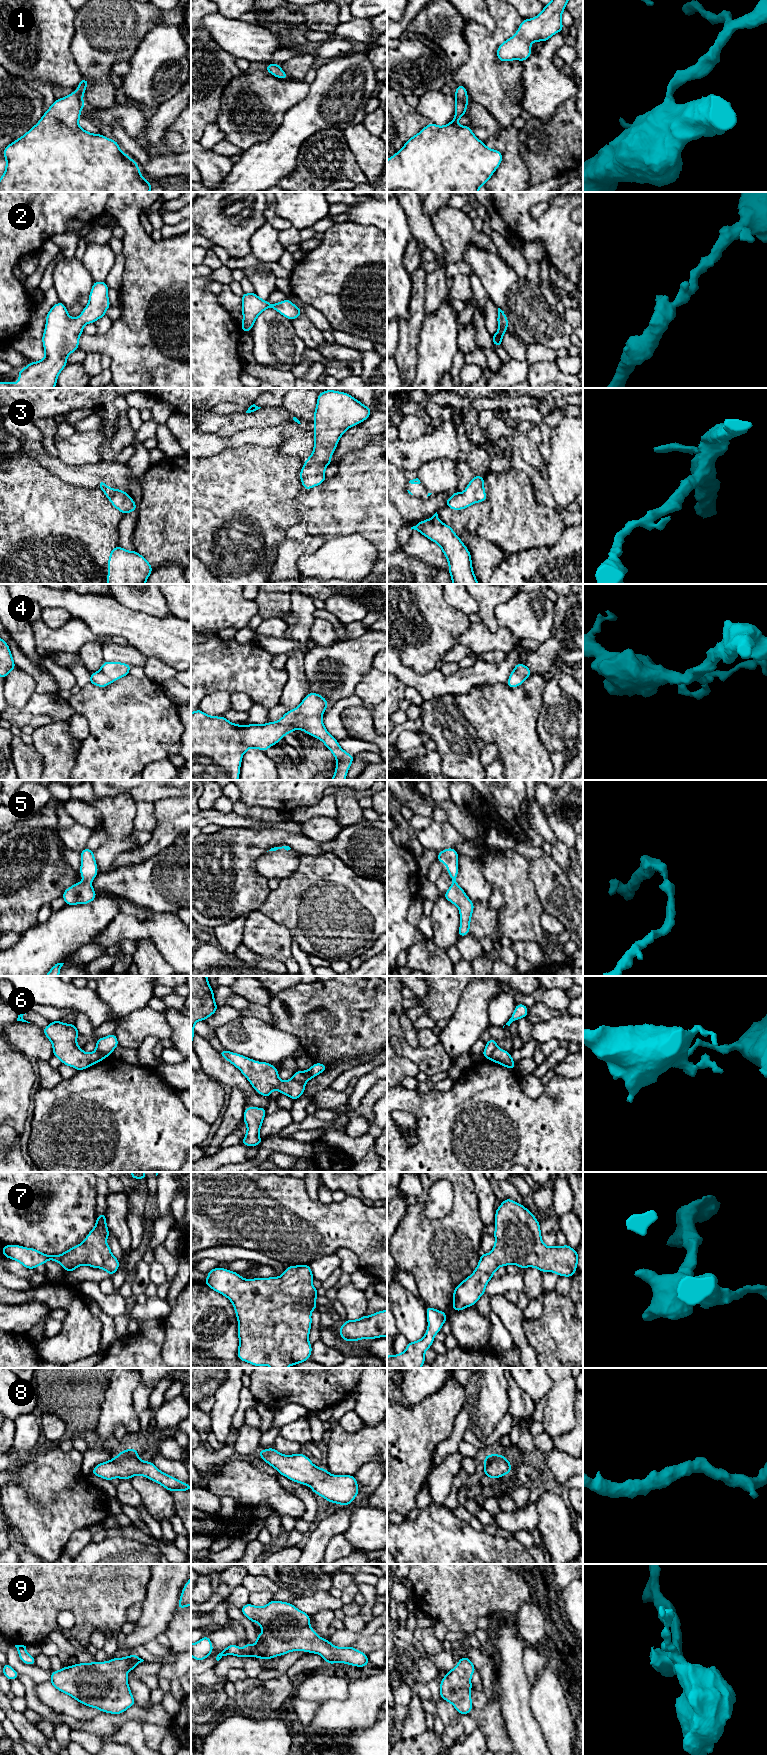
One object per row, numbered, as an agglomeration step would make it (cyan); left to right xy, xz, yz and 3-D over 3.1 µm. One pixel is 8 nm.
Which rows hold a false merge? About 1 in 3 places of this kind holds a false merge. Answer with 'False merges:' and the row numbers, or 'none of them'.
False merges: 6

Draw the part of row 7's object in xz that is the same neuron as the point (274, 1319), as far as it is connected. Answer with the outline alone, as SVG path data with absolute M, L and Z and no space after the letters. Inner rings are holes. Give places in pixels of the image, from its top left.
M309 1264L286 1267L282 1276L270 1278L243 1279L240 1274L225 1268L213 1268L207 1273L208 1277L203 1283L226 1296L234 1306L238 1320L237 1356L241 1361L257 1367L287 1368L310 1359L312 1345L308 1338L312 1324L311 1312L318 1307L315 1299L319 1295L311 1284L314 1277Z

